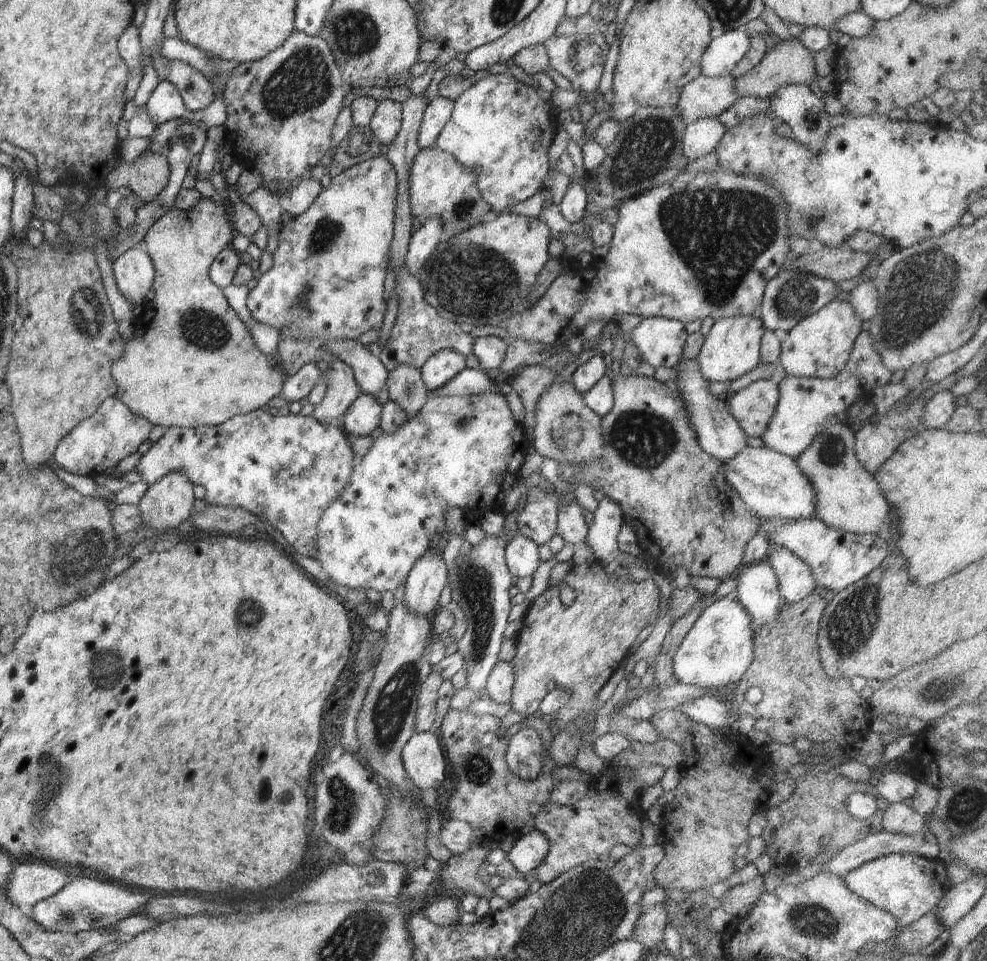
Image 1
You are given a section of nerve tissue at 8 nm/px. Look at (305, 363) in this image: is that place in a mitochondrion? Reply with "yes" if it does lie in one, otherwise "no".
no

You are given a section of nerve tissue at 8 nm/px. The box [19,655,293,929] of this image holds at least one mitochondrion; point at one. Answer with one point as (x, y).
(56, 775)

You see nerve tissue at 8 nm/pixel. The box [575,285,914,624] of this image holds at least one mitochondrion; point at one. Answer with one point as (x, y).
(643, 439)

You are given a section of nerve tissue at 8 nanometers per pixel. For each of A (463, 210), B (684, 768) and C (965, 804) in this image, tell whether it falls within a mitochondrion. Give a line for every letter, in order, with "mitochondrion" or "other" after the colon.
A: mitochondrion
B: other
C: mitochondrion

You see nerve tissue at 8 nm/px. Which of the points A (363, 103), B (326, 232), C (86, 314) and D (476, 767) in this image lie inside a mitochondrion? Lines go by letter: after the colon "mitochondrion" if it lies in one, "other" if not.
A: other
B: mitochondrion
C: mitochondrion
D: mitochondrion

